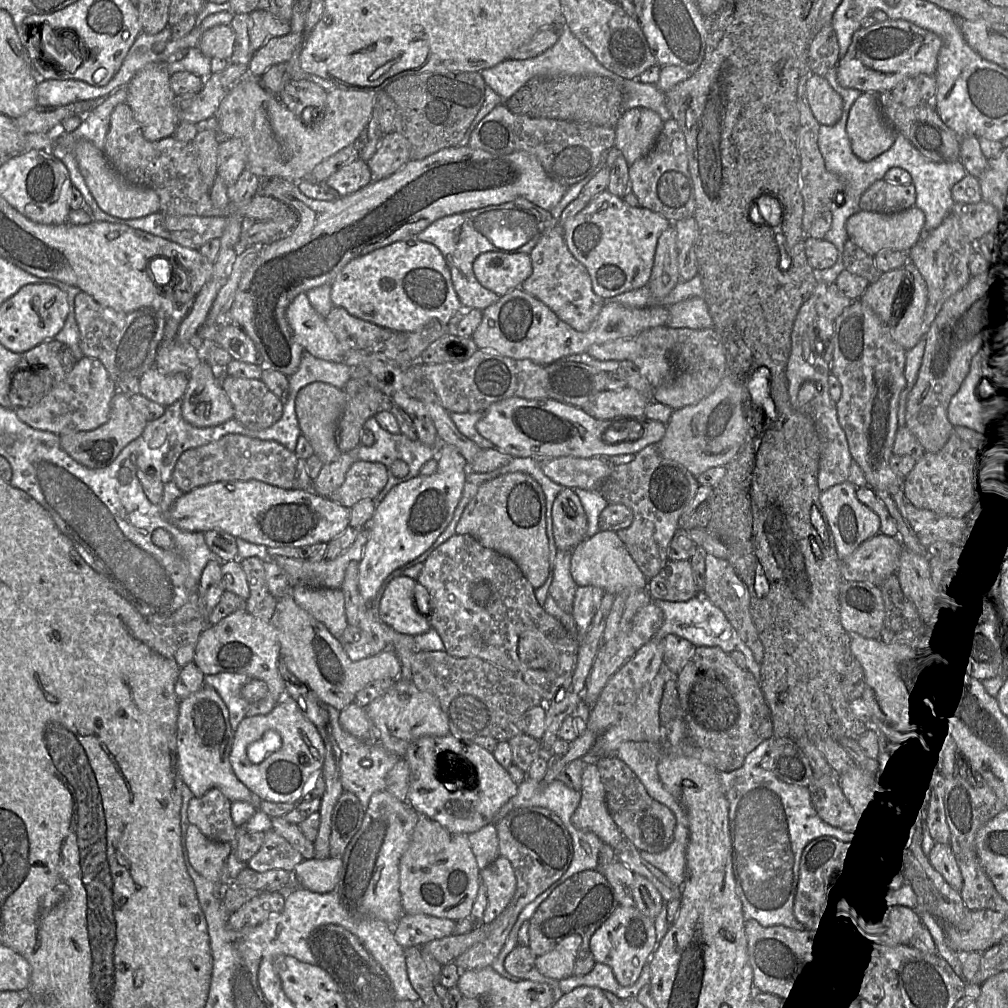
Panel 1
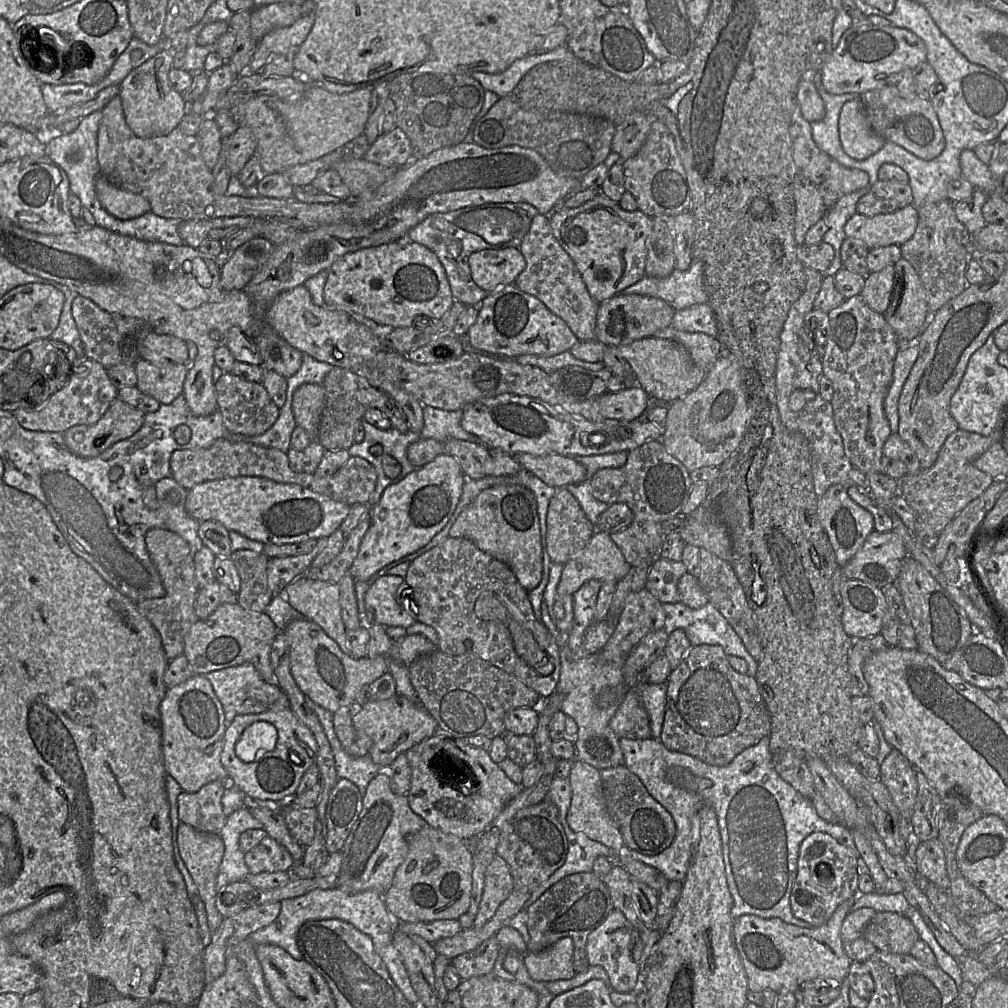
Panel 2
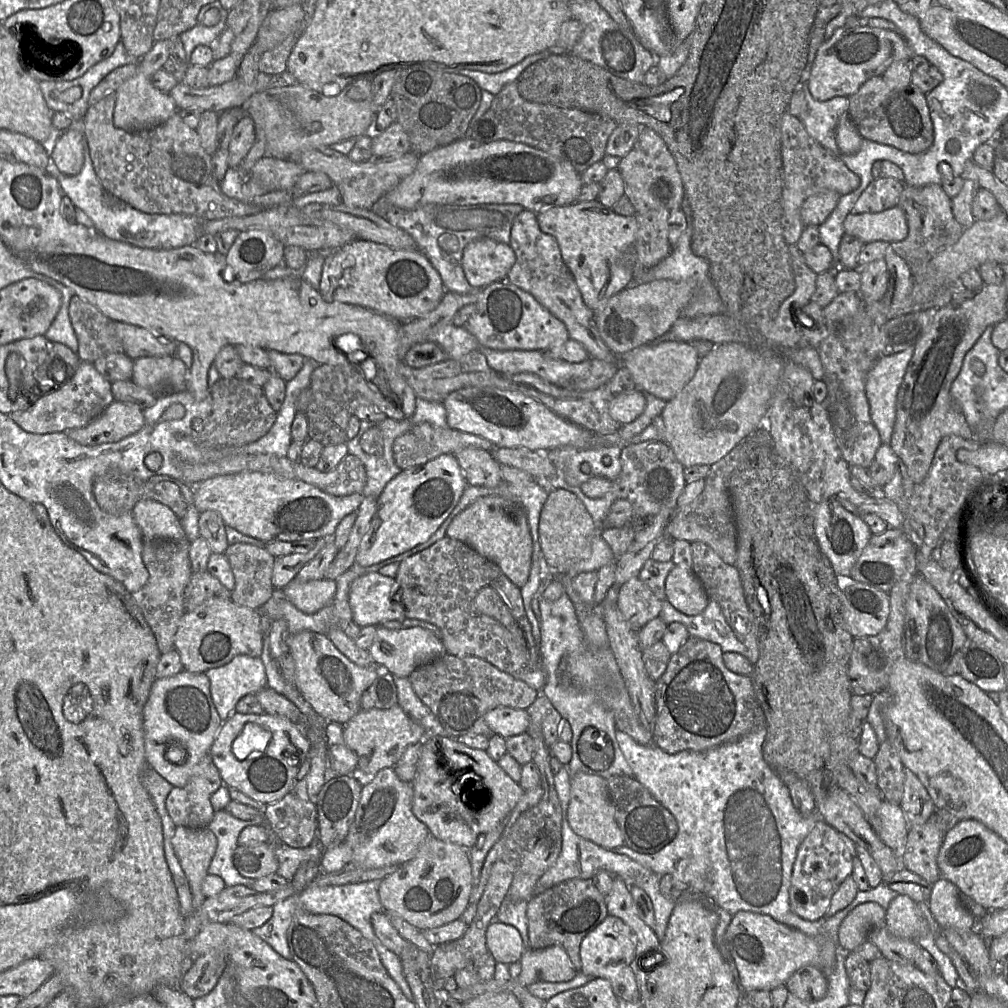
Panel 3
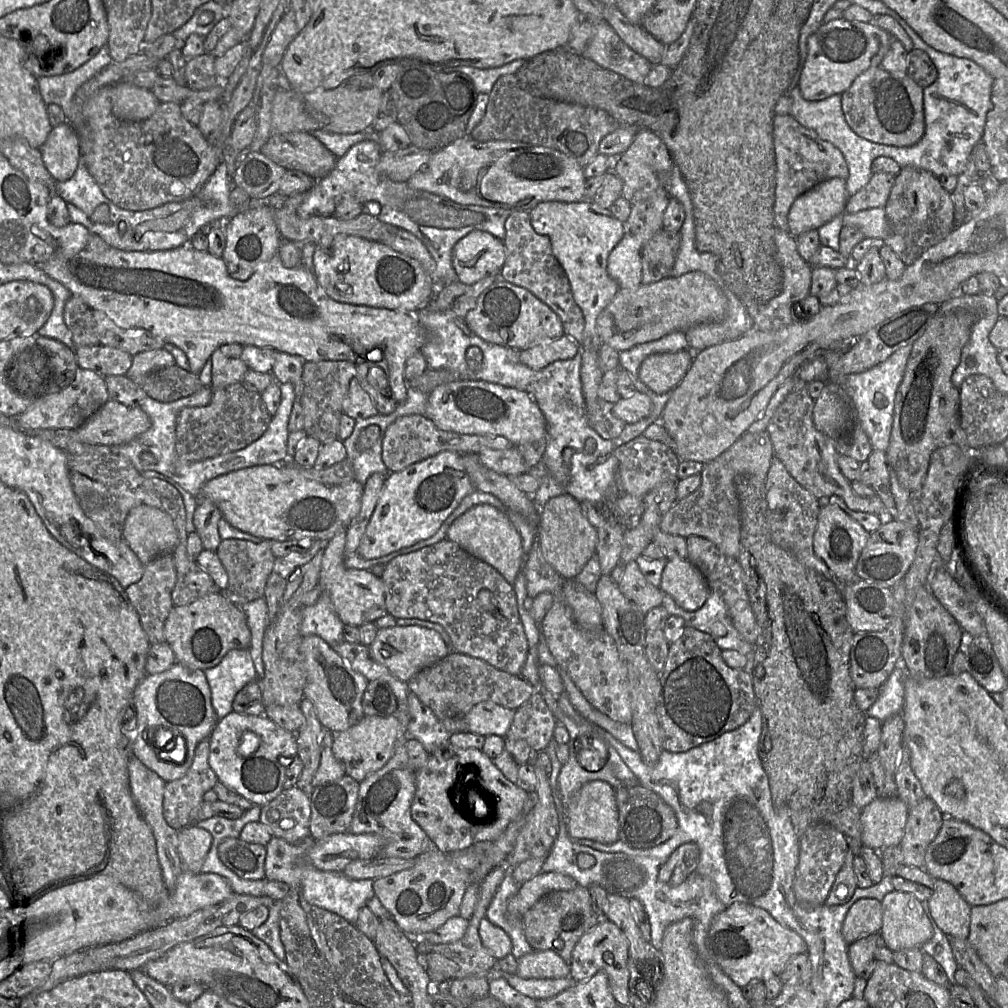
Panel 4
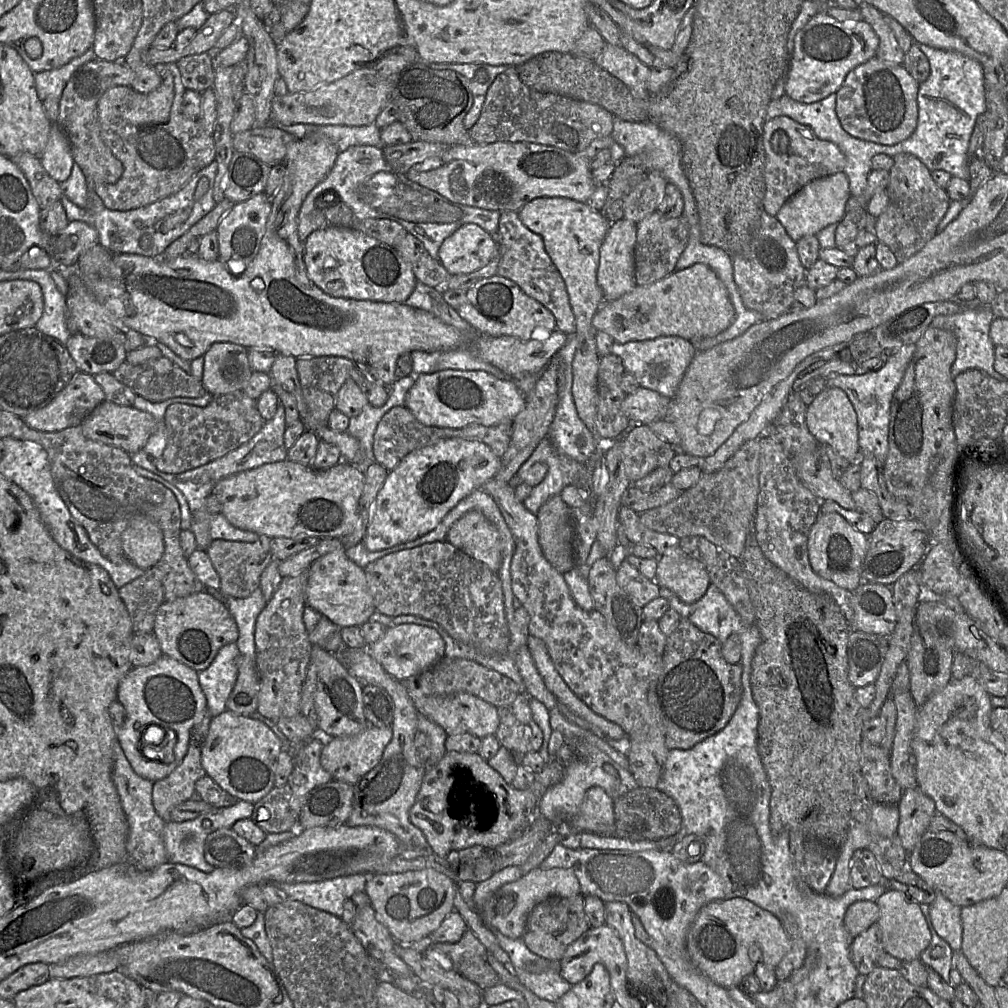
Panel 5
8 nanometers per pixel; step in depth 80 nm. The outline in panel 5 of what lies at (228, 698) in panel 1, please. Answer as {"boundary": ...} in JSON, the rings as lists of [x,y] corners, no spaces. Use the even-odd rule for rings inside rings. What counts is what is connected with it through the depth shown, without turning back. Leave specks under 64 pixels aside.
{"boundary":[[[236,643],[226,644],[220,648],[212,663],[198,672],[199,684],[212,717],[227,710],[227,700],[237,679],[239,655]]]}

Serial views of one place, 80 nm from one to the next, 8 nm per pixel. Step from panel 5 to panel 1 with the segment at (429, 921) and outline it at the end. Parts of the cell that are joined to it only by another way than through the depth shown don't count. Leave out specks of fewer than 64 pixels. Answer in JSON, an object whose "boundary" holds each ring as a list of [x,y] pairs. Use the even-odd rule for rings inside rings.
{"boundary":[[[420,815],[408,848],[400,859],[399,885],[405,914],[426,914],[458,921],[469,918],[481,884],[468,835],[453,833]]]}

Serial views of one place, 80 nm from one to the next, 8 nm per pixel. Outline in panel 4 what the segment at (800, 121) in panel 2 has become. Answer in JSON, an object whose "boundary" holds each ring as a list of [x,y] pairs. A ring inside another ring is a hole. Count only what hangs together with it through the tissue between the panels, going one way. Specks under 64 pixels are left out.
{"boundary":[[[789,114],[775,115],[773,120],[773,142],[776,156],[776,189],[774,216],[776,228],[788,230],[788,213],[793,202],[819,183],[831,178],[847,180],[847,162],[842,152],[832,143],[801,125]]]}

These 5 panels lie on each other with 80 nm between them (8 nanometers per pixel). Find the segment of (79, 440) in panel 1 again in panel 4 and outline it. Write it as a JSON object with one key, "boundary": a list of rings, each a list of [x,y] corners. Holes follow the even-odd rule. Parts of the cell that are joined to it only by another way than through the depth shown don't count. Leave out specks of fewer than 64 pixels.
{"boundary":[[[108,400],[76,431],[82,442],[116,446],[131,441],[150,426],[149,416],[138,406]]]}

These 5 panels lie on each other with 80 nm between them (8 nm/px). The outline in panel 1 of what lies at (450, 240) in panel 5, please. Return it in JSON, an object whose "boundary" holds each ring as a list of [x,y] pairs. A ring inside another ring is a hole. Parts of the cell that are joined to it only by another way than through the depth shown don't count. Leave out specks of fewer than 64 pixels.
{"boundary":[[[485,252],[473,262],[473,272],[484,288],[503,296],[520,288],[532,273],[532,262],[527,253]]]}

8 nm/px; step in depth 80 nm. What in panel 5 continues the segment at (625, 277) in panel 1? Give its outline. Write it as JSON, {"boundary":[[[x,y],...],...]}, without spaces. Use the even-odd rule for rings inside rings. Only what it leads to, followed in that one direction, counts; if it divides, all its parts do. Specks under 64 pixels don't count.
{"boundary":[[[540,197],[525,204],[519,211],[521,222],[543,239],[544,247],[560,272],[569,295],[572,311],[576,319],[578,341],[572,364],[572,395],[579,418],[587,429],[598,435],[596,414],[598,405],[598,368],[600,356],[596,346],[596,332],[593,318],[605,303],[603,291],[597,283],[597,269],[600,247],[611,225],[606,216],[588,206],[564,197]]]}

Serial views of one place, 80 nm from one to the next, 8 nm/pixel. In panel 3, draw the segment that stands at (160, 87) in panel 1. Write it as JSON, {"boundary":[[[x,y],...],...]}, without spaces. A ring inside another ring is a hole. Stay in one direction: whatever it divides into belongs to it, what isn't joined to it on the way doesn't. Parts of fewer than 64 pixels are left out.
{"boundary":[[[168,40],[155,41],[151,50],[138,62],[136,73],[122,82],[115,91],[114,125],[129,132],[138,132],[158,126],[167,121],[179,109],[168,93],[162,92],[152,84],[152,76],[162,69],[169,59]]]}

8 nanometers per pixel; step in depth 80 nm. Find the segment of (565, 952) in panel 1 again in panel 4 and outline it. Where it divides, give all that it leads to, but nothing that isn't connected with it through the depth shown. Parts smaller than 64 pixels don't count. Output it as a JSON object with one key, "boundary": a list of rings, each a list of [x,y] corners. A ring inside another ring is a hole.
{"boundary":[[[555,950],[534,951],[518,960],[516,973],[524,979],[559,979],[570,976],[570,965]]]}

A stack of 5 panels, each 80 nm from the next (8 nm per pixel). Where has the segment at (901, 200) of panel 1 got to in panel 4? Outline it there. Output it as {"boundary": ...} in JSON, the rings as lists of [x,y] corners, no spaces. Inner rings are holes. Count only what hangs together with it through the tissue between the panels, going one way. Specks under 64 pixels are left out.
{"boundary":[[[885,172],[873,173],[870,181],[857,193],[848,197],[845,212],[857,213],[885,206],[894,185],[895,176]]]}

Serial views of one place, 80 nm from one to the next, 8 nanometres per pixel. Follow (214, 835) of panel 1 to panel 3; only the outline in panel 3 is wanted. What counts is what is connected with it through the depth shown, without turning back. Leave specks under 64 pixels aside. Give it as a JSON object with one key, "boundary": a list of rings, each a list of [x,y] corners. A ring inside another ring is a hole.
{"boundary":[[[208,755],[194,768],[187,784],[173,787],[166,798],[165,807],[175,826],[207,828],[215,814],[211,796],[223,785]]]}

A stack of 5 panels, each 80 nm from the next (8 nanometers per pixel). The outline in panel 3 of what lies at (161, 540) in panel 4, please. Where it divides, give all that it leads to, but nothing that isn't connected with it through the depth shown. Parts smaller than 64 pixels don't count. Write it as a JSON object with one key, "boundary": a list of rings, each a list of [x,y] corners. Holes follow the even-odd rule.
{"boundary":[[[145,499],[131,510],[134,521],[145,540],[184,540],[185,532],[179,518],[168,507],[157,501]]]}

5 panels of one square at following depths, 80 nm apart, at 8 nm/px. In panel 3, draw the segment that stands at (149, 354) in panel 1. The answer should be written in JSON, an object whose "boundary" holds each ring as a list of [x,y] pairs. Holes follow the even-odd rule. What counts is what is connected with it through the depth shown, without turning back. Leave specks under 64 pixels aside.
{"boundary":[[[74,295],[69,303],[69,317],[77,336],[77,354],[81,361],[93,363],[103,356],[112,353],[123,352],[123,345],[121,343],[121,340],[118,338],[115,330],[116,321],[113,321],[106,317],[98,308],[92,304]]]}

